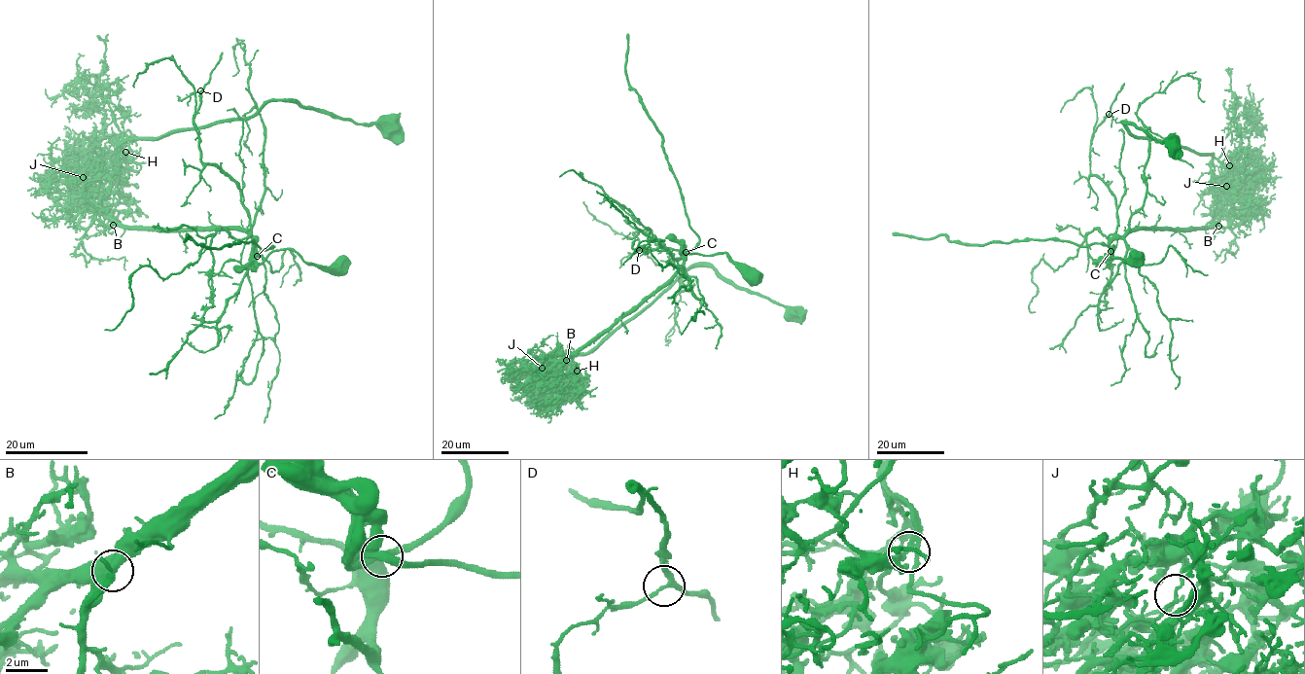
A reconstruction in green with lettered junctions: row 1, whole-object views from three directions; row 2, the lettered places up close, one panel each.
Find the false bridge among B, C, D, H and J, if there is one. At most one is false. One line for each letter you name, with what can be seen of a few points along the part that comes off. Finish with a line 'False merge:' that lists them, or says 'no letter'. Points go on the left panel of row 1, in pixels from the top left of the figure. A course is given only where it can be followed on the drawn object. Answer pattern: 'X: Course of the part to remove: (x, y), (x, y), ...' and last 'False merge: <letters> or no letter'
J: Course of the part to remove: (83, 177), (89, 199), (128, 226), (240, 229), (255, 255), (273, 247), (209, 249), (185, 240), (187, 233)
False merge: J

